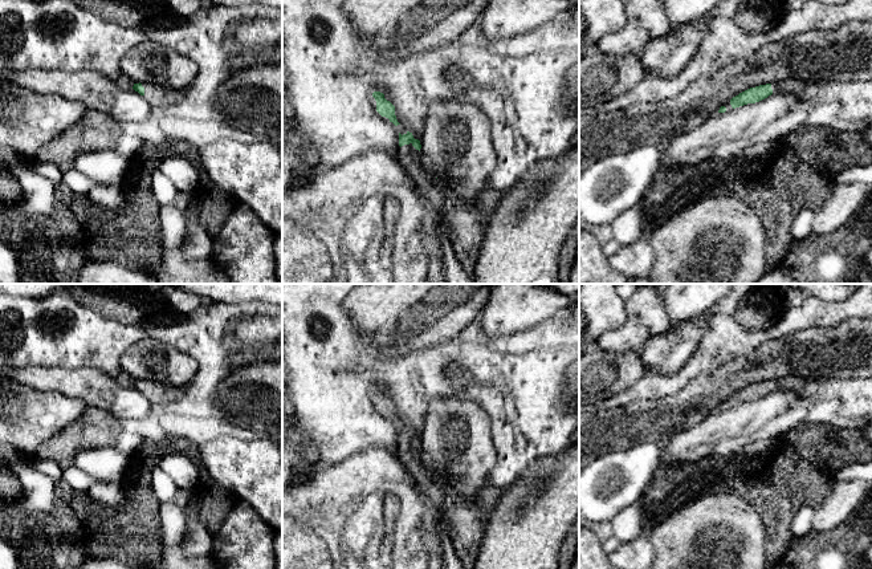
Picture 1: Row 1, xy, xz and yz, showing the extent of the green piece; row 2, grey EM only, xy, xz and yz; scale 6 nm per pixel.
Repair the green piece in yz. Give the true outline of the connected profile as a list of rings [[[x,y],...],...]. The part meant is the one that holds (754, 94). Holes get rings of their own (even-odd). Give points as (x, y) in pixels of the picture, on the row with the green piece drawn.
[[[771,82],[771,84],[750,88],[739,93],[738,95],[733,97],[724,106],[721,106],[718,113],[725,113],[728,110],[732,110],[747,103],[755,103],[767,98],[771,94],[778,95],[778,94],[782,94],[783,92],[785,92],[785,84],[782,82]]]

